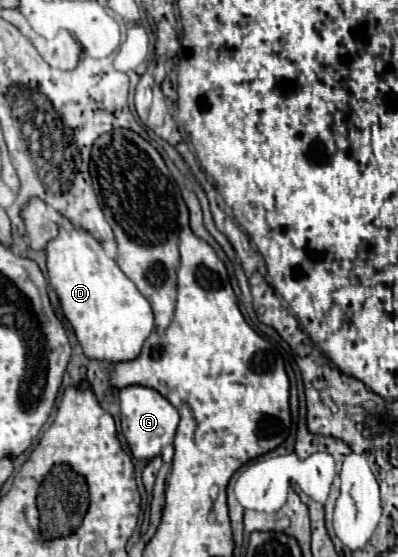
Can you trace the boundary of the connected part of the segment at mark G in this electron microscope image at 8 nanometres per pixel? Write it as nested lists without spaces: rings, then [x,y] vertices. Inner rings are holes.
[[[130,385],[120,391],[120,411],[122,411],[122,429],[136,459],[154,459],[160,451],[170,445],[176,437],[176,427],[180,421],[178,409],[170,405],[166,397],[158,391],[142,385]]]

